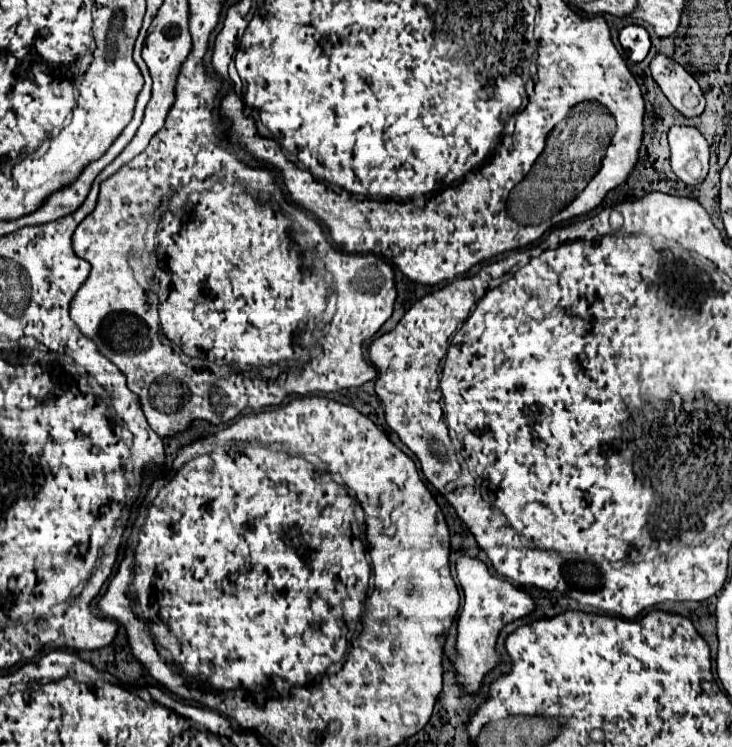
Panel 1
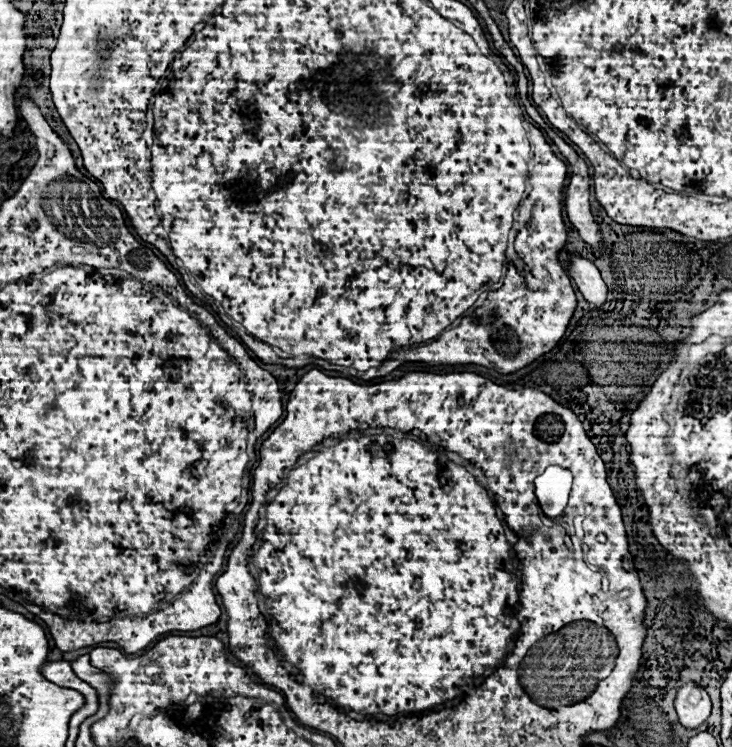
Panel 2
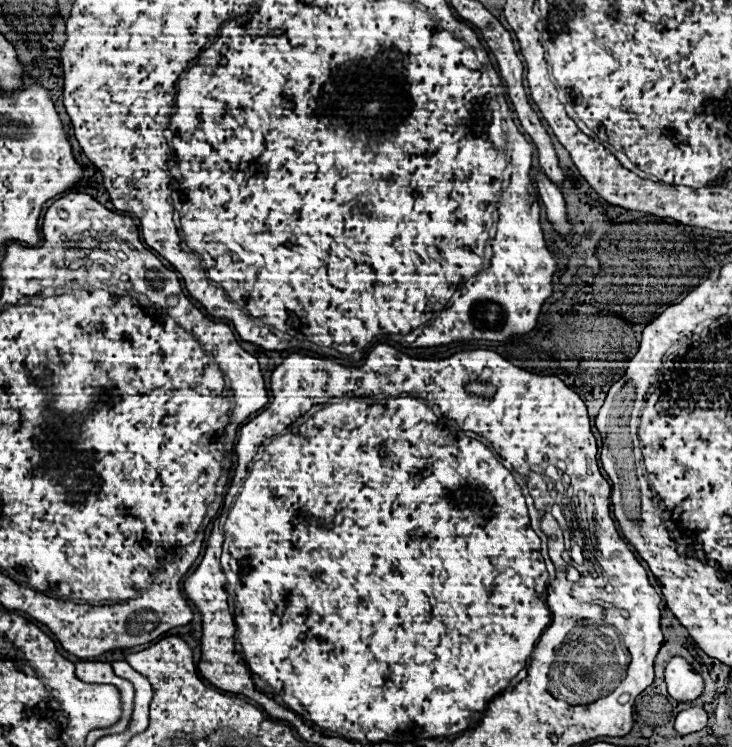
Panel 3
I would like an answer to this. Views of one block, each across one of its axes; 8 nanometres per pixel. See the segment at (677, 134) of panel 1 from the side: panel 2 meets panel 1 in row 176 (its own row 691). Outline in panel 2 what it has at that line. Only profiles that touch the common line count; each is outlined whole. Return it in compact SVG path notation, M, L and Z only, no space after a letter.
M690 682L690 684L686 684L678 690L674 706L676 706L676 712L678 712L680 724L688 730L702 726L708 720L710 708L712 708L706 690L696 686L694 682Z

